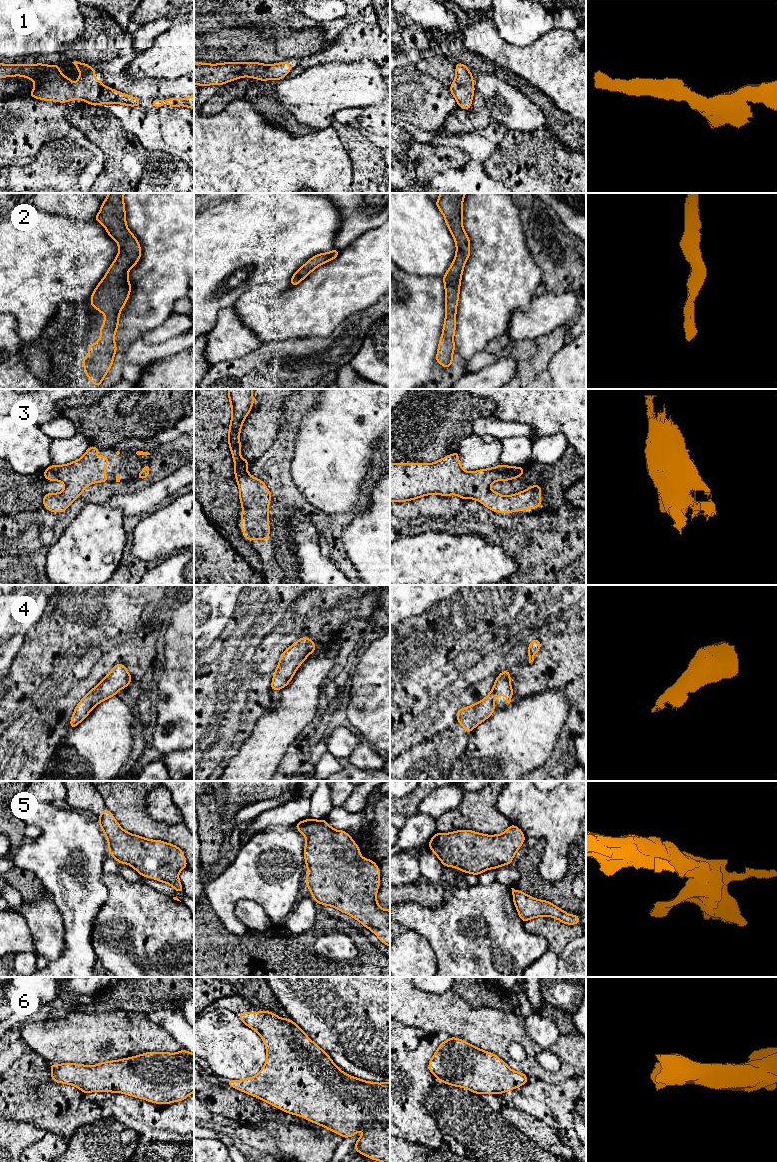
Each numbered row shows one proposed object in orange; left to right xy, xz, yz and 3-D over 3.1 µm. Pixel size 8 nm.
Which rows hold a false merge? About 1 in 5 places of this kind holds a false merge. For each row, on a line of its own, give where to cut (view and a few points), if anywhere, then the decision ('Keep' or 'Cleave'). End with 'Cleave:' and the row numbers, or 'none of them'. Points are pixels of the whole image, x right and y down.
1: No split. Keep
2: No split. Keep
3: No split. Keep
4: No split. Keep
5: No split. Keep
6: No split. Keep
Cleave: none of them

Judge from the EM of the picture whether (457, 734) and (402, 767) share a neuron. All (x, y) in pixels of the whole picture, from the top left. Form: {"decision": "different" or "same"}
{"decision": "same"}

